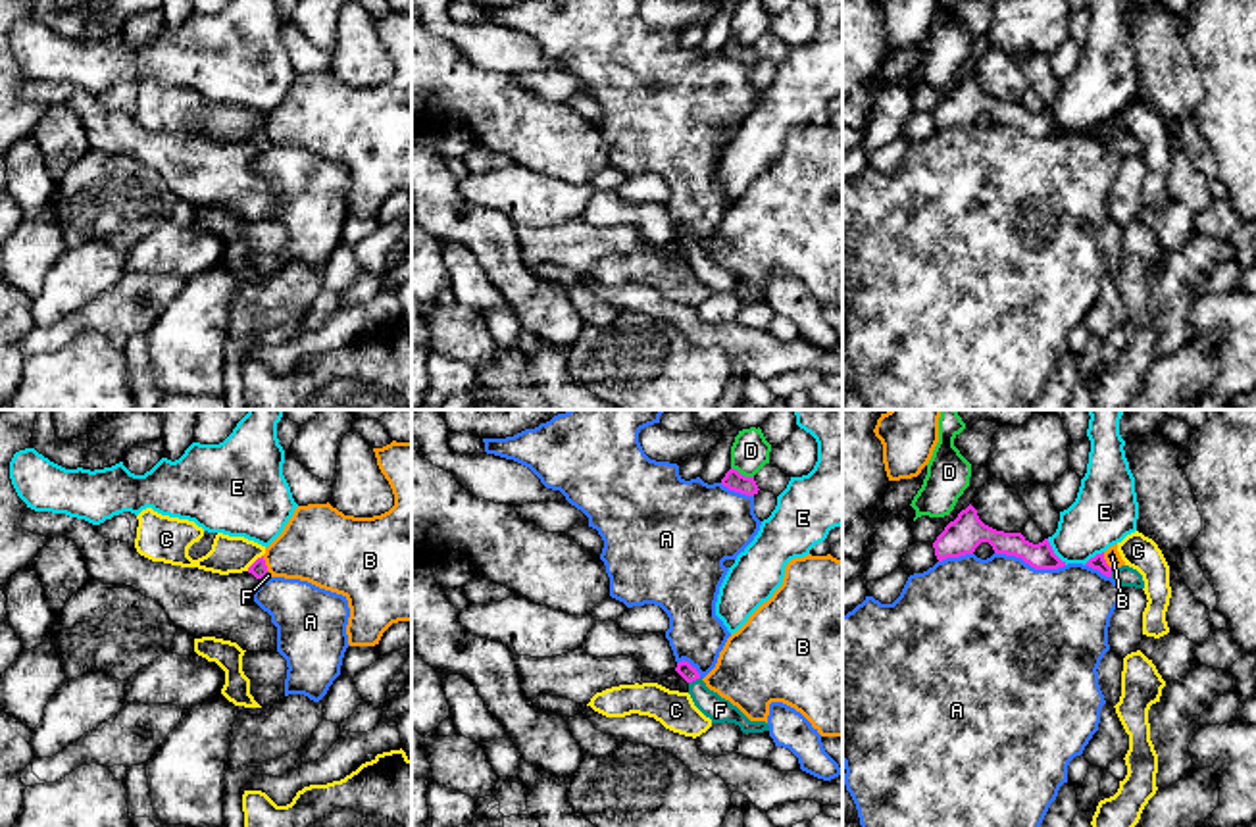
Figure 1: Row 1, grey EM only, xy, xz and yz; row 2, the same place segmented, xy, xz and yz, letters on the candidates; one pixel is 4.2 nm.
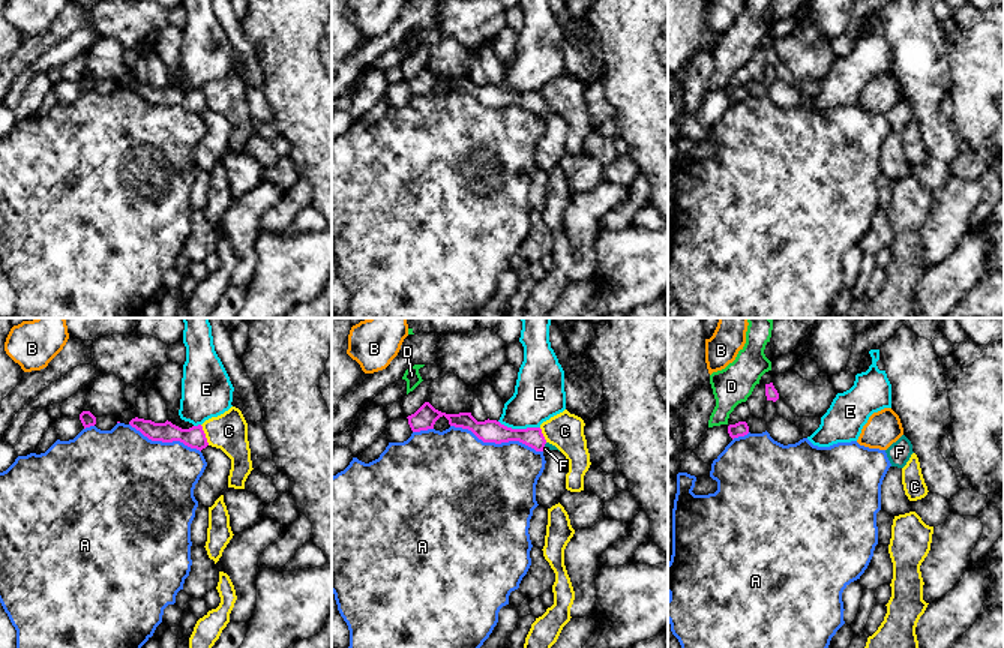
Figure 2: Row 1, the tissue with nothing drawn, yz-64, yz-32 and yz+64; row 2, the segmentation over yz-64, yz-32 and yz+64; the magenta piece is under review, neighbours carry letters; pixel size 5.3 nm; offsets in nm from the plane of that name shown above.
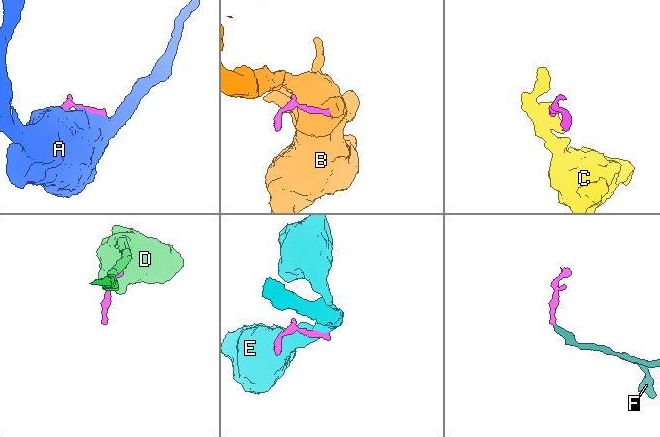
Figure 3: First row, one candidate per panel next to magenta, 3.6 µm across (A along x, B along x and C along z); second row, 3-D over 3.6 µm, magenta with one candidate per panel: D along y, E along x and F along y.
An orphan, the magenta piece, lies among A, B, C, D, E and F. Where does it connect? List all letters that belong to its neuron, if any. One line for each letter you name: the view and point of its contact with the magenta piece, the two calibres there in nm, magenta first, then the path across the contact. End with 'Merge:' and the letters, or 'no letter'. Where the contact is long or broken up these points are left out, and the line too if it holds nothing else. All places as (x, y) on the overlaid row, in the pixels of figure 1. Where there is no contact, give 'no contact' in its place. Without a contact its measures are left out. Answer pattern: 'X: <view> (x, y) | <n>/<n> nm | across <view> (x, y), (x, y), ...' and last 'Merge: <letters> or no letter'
F: xz (695, 679) | 70/110 nm | across xz (685, 670), (695, 679), (720, 710)
Merge: F

